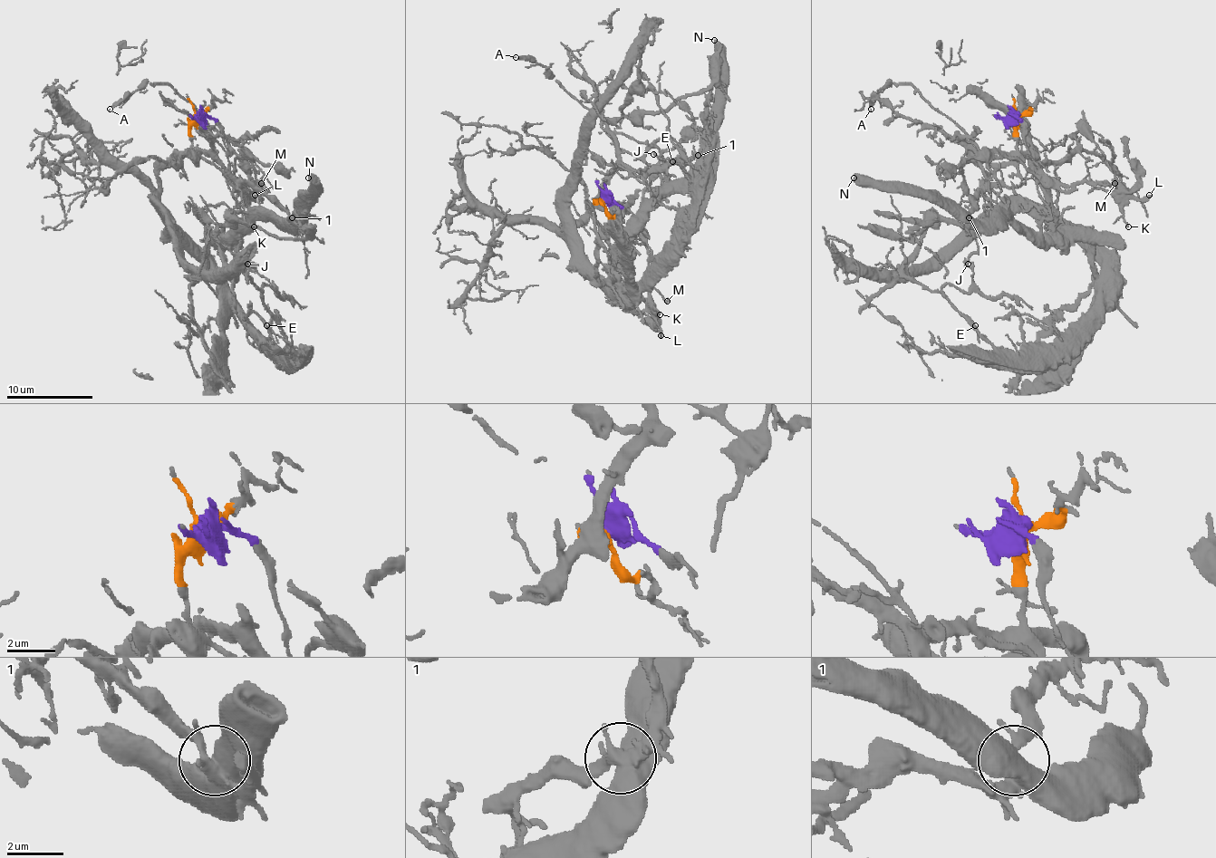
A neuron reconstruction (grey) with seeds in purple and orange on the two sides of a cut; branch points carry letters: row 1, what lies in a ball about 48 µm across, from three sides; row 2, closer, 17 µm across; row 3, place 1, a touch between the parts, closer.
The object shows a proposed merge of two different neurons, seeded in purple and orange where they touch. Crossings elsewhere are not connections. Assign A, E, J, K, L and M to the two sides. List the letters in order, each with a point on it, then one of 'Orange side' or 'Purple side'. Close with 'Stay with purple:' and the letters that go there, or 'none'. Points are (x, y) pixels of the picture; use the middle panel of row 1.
A: Place: (516, 57). Purple side
E: Place: (672, 161). Orange side
J: Place: (653, 154). Orange side
K: Place: (660, 314). Purple side
L: Place: (661, 335). Purple side
M: Place: (667, 301). Purple side
Stay with purple: A, K, L, M

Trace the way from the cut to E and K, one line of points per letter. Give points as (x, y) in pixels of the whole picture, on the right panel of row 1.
E: (1014, 116), (1053, 217), (1100, 265), (1103, 297), (1017, 352), (976, 325)
K: (1014, 116), (1021, 122), (1029, 157), (1042, 170), (1066, 185), (1098, 185), (1114, 197), (1128, 226)

